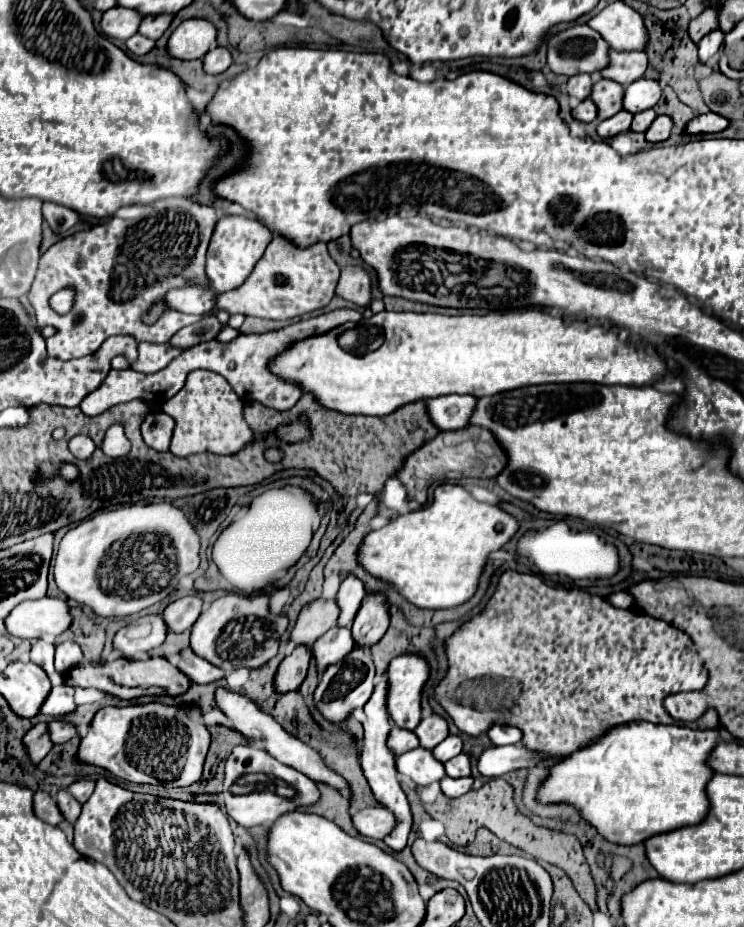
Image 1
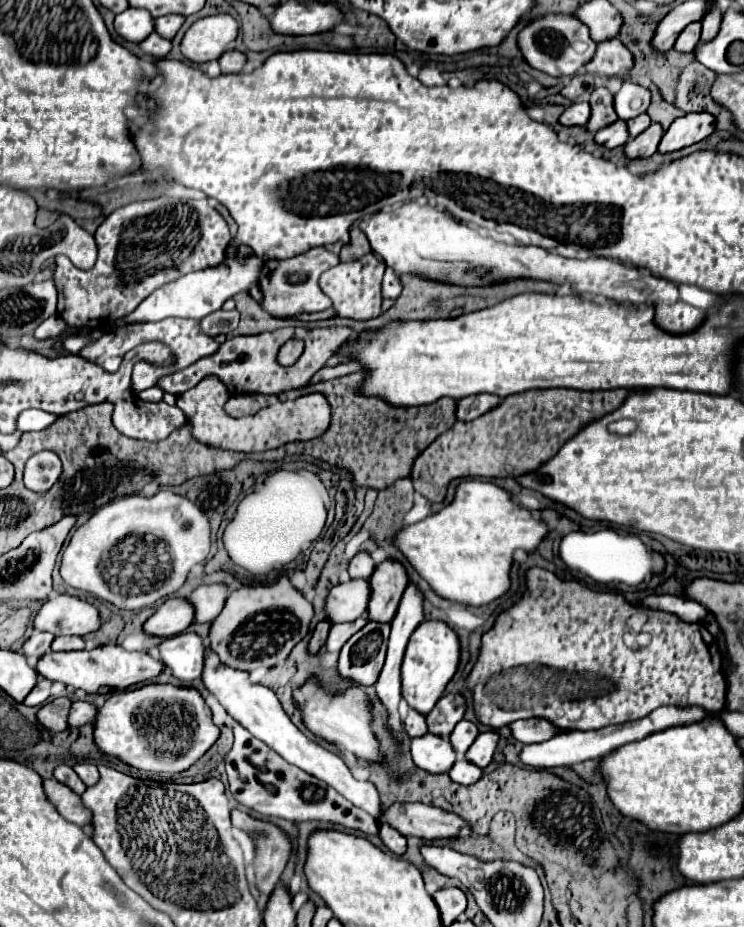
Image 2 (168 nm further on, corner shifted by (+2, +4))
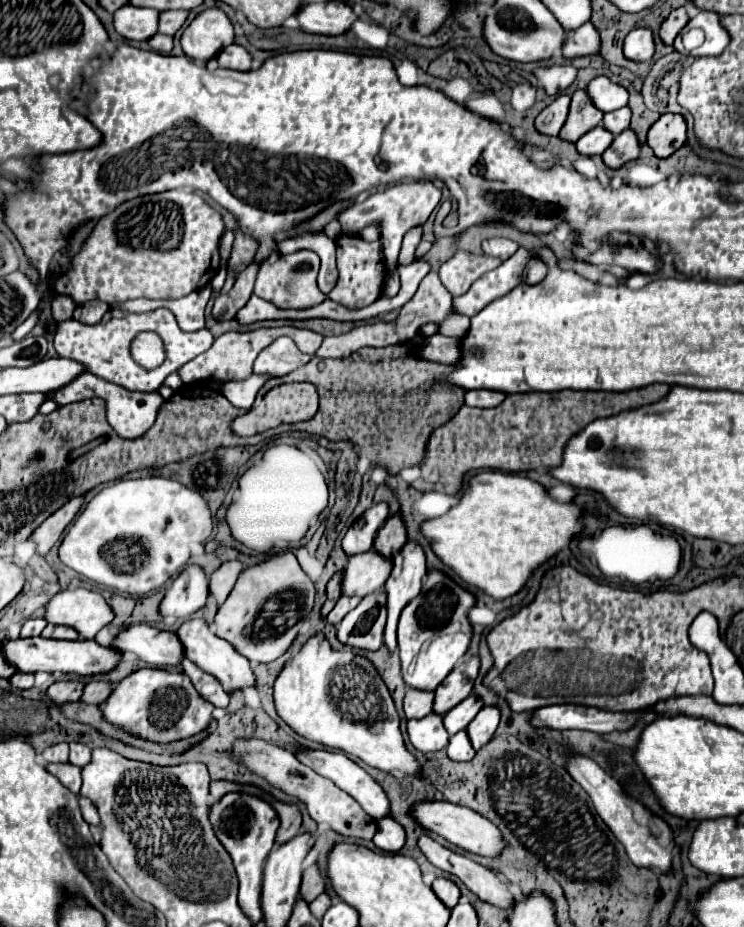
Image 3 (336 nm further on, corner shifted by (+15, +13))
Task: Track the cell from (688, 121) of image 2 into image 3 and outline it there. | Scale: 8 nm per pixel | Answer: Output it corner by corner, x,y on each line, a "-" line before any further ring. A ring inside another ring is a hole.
665,113
661,115
649,129
647,145
653,149
653,153
661,159
669,157
673,151
677,151
687,139
687,123
681,115

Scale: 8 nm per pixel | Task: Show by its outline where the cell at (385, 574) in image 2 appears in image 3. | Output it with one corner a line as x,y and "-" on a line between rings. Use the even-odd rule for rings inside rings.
395,515
395,517
387,519
385,525
379,529
377,539
375,539
375,543
373,543
373,549
375,549
379,555
391,559
391,557
405,545
405,541
407,541
407,539
405,539
403,521
401,521
399,515

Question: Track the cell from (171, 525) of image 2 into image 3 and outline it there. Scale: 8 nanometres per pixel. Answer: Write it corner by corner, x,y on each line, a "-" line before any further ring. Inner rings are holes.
144,477
119,481
101,489
79,513
75,523
59,545
59,559
65,567
87,577
89,581
127,595
145,595
161,589
189,559
195,543
205,541
213,531
213,517
205,501
191,489
165,477

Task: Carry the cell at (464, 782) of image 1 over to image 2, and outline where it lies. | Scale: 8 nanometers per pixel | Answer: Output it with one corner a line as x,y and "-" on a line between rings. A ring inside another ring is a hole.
462,758
462,760
456,760
456,764
452,766
452,770
448,774
450,774
450,778
454,782
464,784
464,786
470,786
470,784
474,784
482,776
482,768
474,766
466,758

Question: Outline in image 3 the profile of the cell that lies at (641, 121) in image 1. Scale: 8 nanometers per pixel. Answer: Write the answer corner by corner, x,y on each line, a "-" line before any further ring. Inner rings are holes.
617,109
611,113
605,113
603,117
603,127
609,129
613,135
619,135
621,131
625,131
629,127
629,119
631,119
631,109

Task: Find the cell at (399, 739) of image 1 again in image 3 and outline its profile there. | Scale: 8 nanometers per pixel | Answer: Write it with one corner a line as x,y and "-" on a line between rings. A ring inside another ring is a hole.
409,689
403,699
403,711
407,719
423,719
431,713
433,693
421,693
417,689

